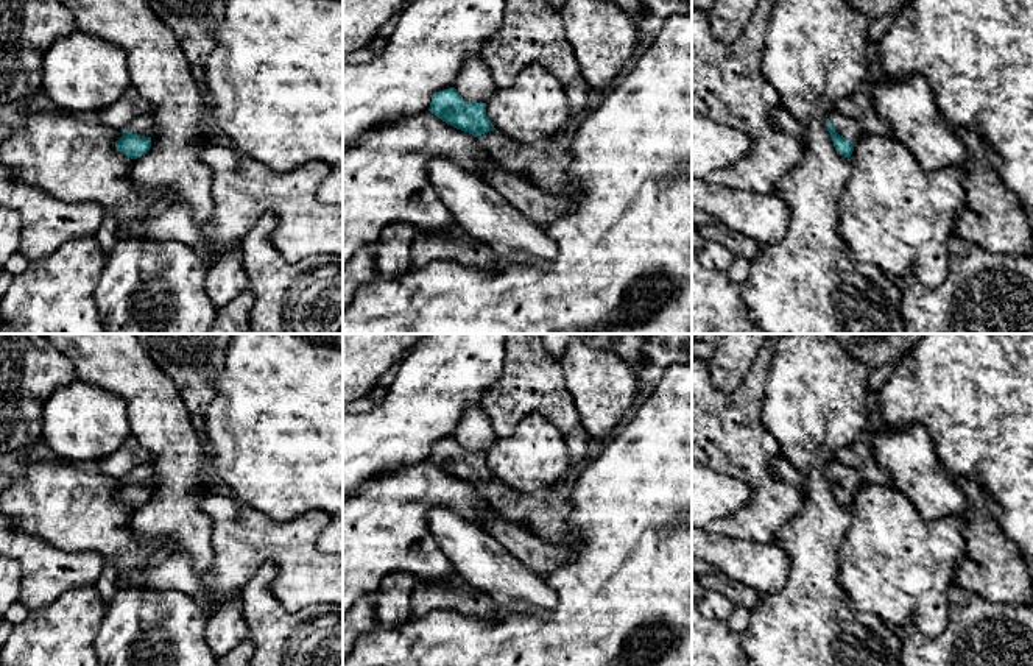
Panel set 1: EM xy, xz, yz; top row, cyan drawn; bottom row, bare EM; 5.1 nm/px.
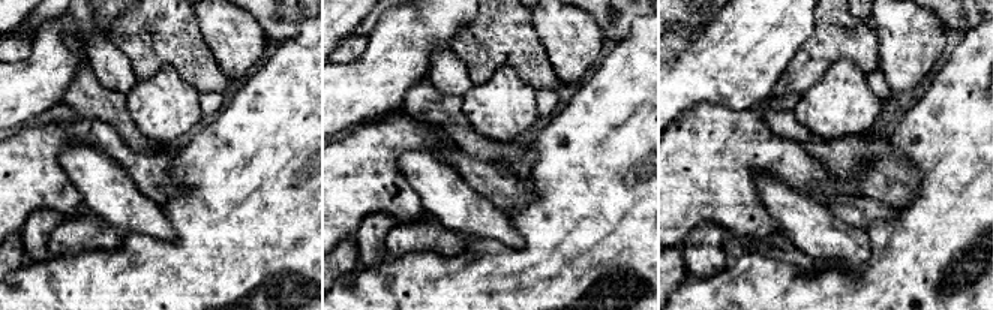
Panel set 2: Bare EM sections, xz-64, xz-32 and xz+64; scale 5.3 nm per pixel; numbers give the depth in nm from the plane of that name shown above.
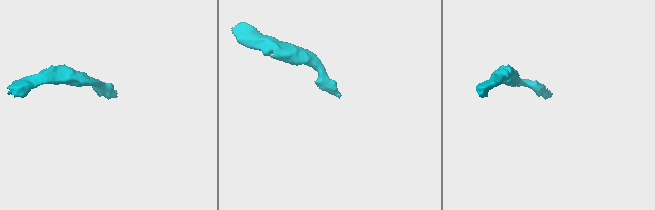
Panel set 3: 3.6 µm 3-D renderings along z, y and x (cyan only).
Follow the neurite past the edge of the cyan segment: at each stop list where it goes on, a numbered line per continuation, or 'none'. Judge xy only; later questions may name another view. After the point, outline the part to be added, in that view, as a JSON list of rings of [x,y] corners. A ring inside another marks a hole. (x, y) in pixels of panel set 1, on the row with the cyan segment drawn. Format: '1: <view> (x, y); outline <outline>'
1: xy (142, 125); outline [[[148,112],[148,114],[137,115],[126,126],[123,126],[122,129],[128,129],[132,134],[145,136],[145,137],[153,139],[154,134],[156,134],[153,114]]]

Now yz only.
1: yz (846, 127); outline [[[832,112],[829,115],[829,120],[834,126],[834,129],[846,137],[846,139],[851,139],[854,145],[858,143],[858,140],[866,136],[866,131],[865,128],[862,126],[860,122],[857,122],[855,119],[852,117],[848,117],[848,115],[843,115],[843,114],[838,114],[838,112]]]

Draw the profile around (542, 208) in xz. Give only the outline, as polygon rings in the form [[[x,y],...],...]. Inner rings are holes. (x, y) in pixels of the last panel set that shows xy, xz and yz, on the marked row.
[[[492,159],[486,161],[486,181],[514,207],[542,228],[572,207],[570,198],[548,193],[539,184],[506,170]]]

